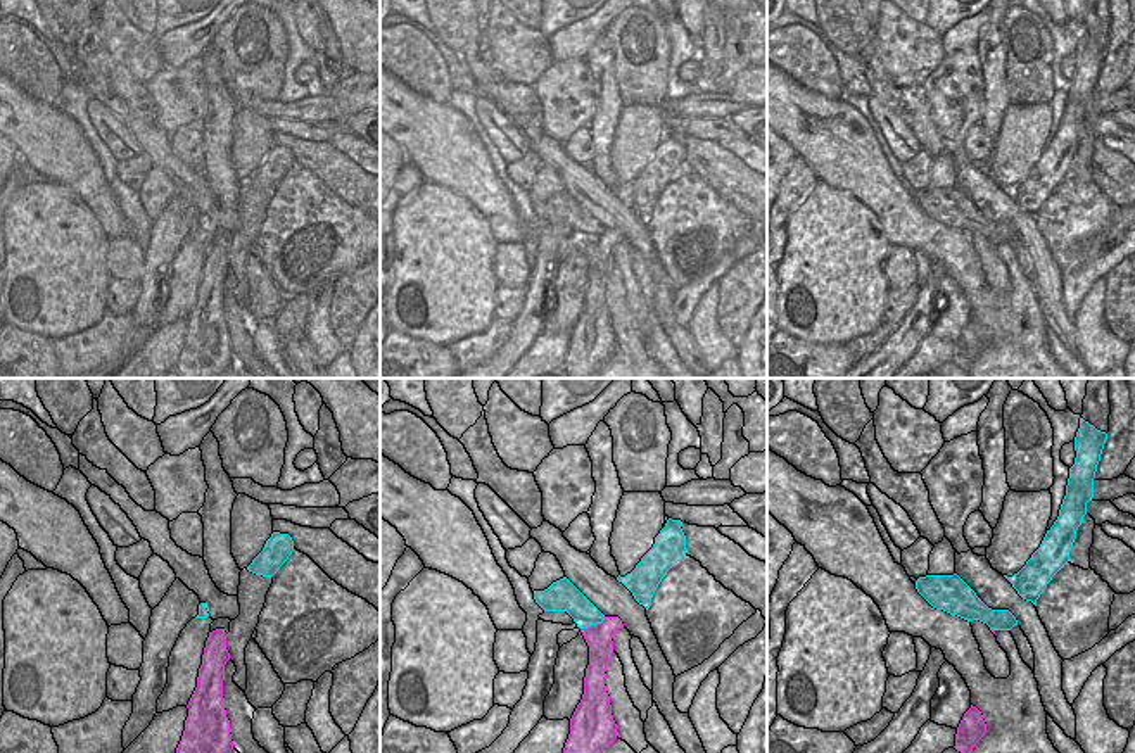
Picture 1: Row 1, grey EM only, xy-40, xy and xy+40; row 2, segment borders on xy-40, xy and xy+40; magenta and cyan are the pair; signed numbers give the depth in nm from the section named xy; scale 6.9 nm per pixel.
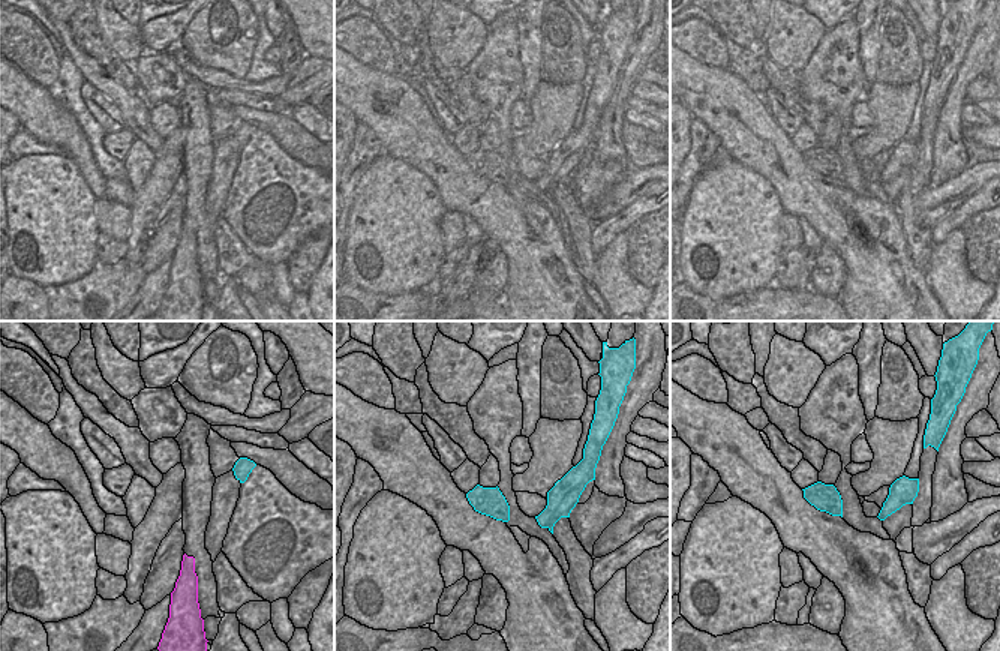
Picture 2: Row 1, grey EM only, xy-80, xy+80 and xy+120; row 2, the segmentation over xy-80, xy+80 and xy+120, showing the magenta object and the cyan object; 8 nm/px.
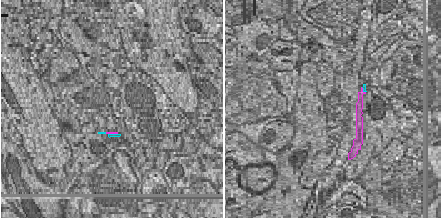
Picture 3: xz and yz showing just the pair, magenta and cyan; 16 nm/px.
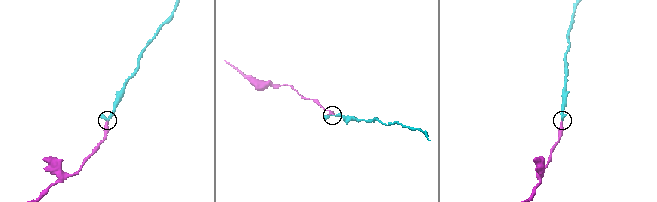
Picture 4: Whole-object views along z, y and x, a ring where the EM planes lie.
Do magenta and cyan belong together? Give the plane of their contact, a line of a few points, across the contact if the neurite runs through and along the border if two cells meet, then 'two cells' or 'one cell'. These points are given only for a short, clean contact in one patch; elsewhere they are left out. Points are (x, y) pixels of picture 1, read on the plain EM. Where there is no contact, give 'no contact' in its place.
contact in xy; line xy (598, 251), (593, 239), (570, 213); one cell

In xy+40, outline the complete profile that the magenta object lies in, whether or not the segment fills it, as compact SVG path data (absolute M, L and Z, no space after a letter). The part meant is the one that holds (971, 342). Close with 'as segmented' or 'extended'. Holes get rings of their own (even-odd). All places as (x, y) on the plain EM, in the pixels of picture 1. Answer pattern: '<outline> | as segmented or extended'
M971 318L957 340L954 361L964 370L969 370L976 356L985 349L985 345L986 337L983 333L983 328L976 320Z | as segmented

